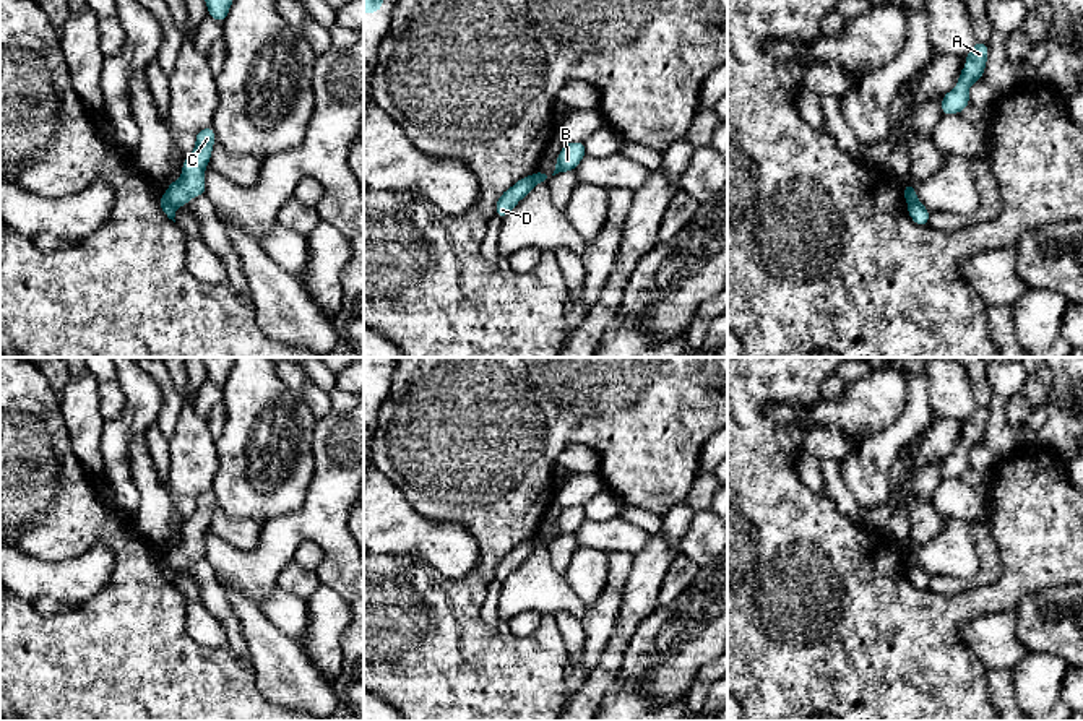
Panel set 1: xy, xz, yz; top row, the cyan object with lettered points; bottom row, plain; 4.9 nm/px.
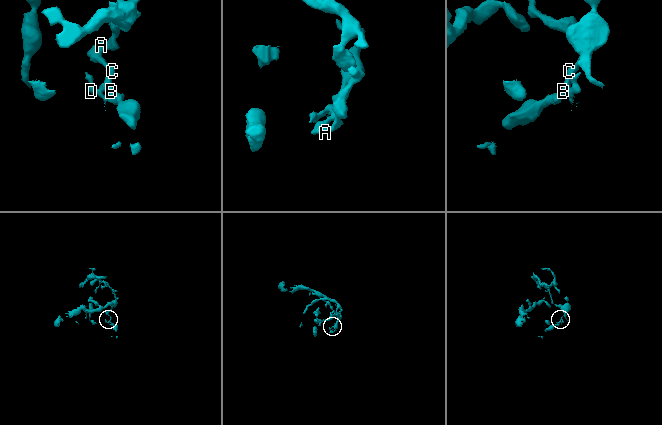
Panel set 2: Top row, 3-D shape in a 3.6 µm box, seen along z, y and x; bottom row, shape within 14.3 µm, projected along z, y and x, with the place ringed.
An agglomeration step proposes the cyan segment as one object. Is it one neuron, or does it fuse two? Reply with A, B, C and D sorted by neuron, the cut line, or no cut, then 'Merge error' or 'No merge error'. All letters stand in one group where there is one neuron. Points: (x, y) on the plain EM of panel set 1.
Groups: A B C / D. Split along xy (163, 561), (176, 570). Merge error

